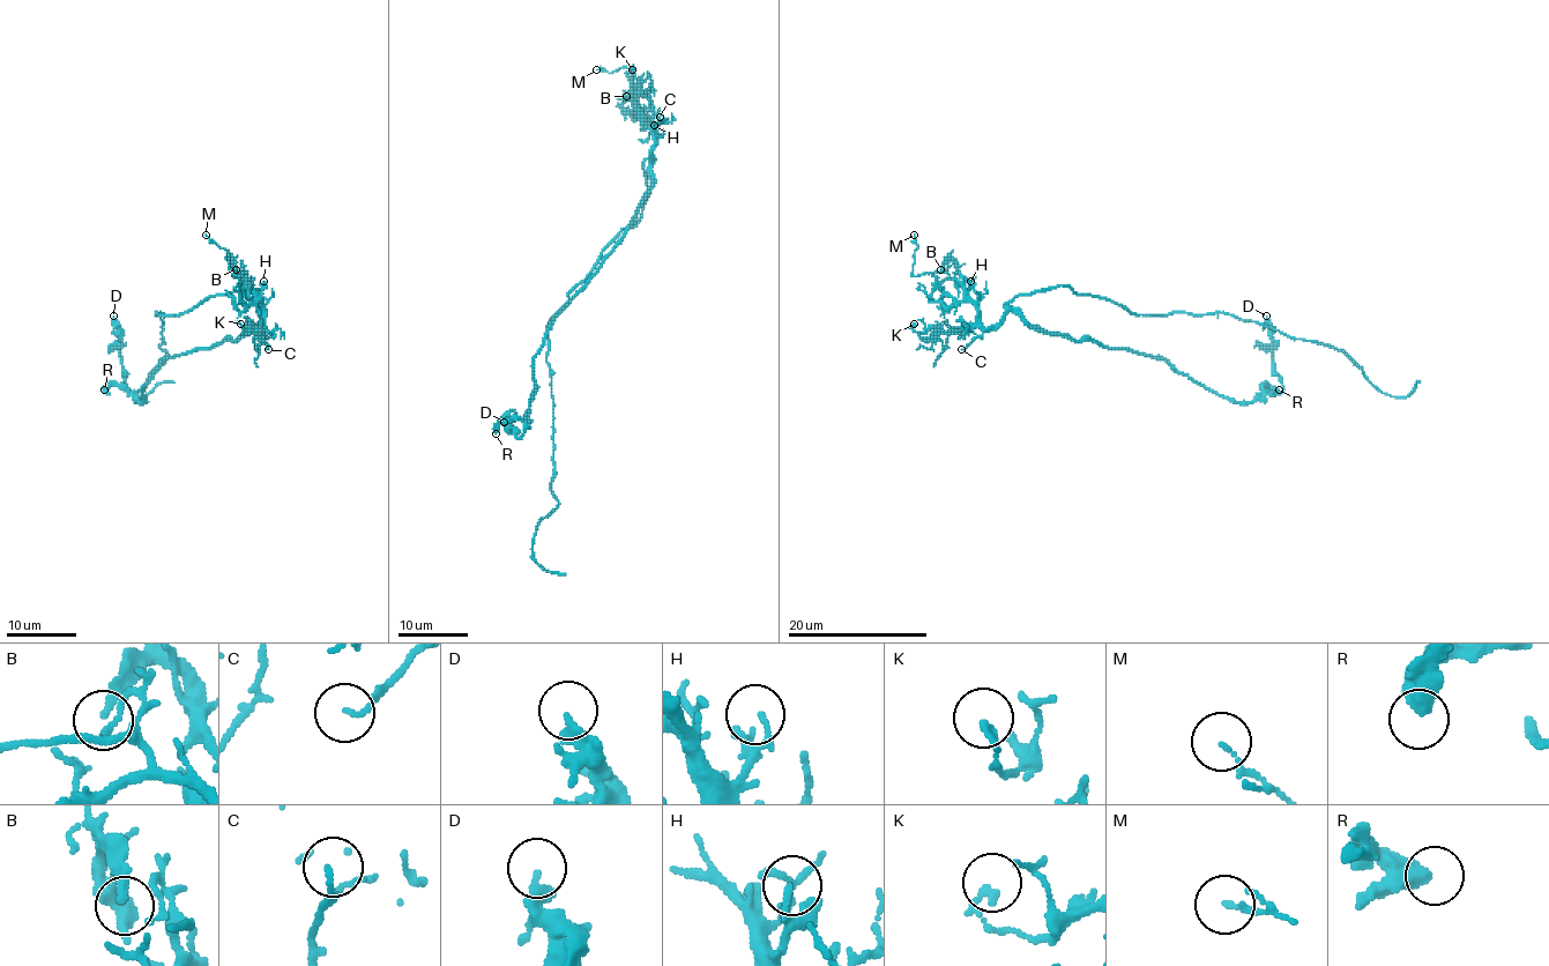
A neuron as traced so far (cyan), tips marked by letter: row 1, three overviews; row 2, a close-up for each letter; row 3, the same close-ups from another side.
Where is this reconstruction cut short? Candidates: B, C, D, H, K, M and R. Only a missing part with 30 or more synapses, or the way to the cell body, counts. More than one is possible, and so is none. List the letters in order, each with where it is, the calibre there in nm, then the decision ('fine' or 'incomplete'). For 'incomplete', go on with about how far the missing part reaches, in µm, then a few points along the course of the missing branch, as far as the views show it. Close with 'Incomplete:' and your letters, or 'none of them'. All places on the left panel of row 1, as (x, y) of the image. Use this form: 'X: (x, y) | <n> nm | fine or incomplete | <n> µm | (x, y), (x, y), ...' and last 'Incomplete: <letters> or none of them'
B: (236, 269) | 240 nm | fine
C: (268, 349) | 130 nm | fine
D: (113, 316) | 280 nm | fine
H: (263, 281) | 130 nm | fine
K: (240, 324) | 200 nm | fine
M: (206, 235) | 130 nm | fine
R: (104, 389) | 550 nm | fine
Incomplete: none of them

